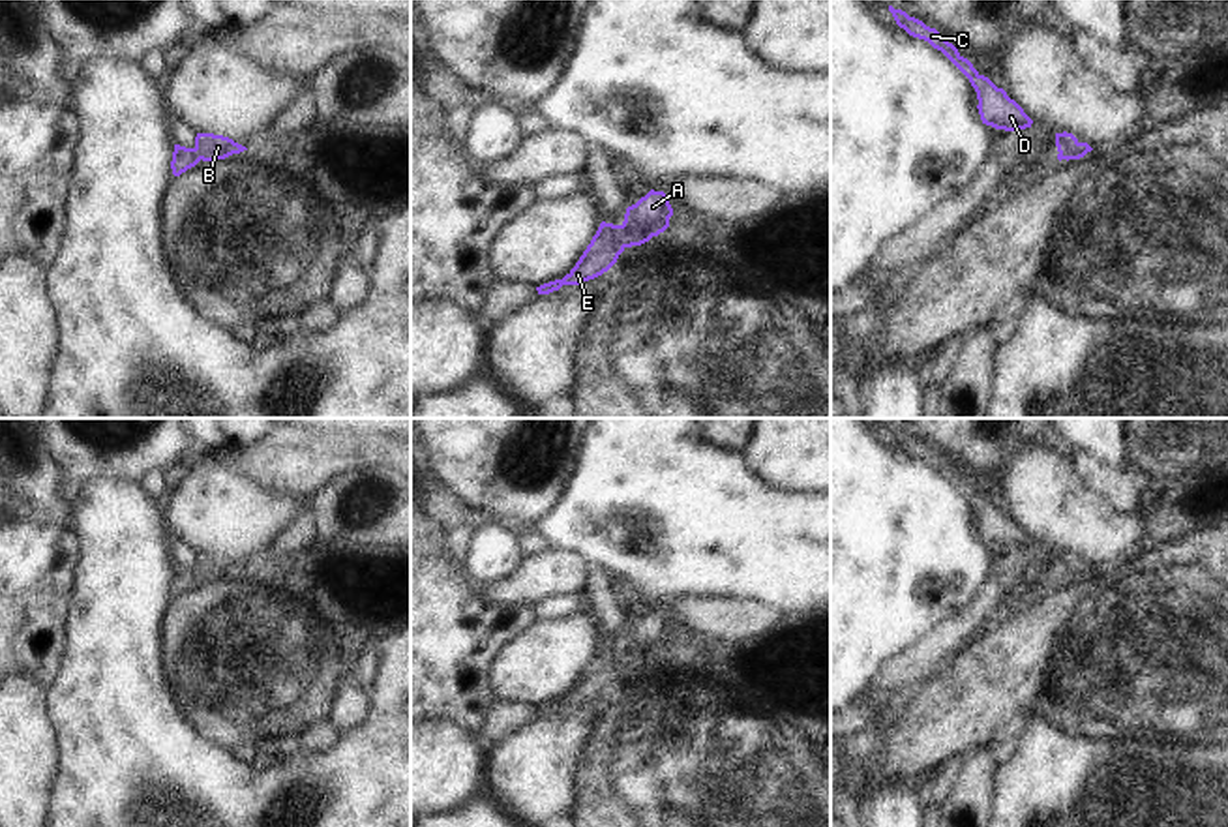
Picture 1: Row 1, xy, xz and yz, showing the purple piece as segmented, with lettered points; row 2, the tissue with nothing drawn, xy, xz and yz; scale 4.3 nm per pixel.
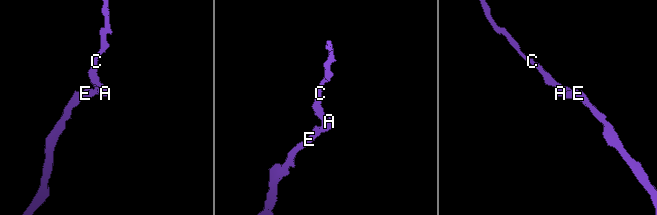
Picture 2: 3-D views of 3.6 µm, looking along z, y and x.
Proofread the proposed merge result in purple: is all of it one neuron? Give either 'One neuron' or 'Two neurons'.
One neuron

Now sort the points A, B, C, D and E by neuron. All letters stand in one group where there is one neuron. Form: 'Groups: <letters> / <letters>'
Groups: A B C D E

